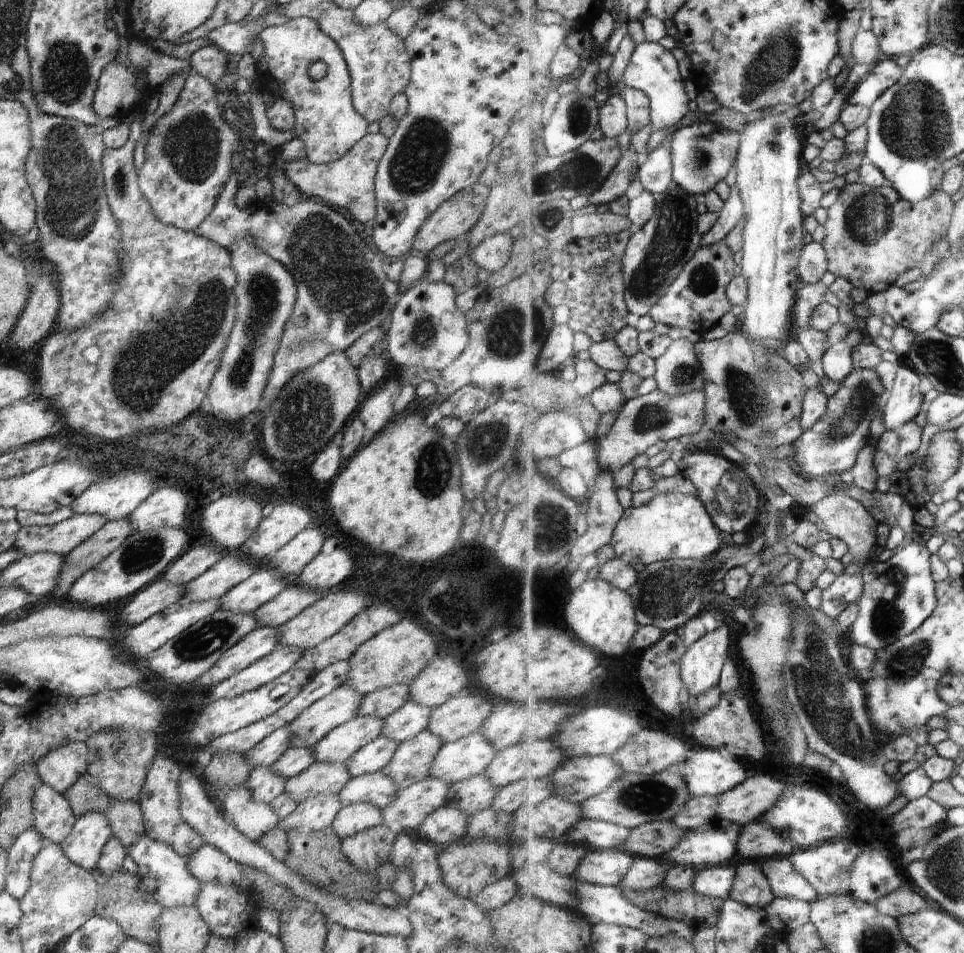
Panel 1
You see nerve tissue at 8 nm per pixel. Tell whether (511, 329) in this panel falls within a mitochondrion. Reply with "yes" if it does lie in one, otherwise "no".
yes

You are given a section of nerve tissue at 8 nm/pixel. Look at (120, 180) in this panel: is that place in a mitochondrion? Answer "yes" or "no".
yes

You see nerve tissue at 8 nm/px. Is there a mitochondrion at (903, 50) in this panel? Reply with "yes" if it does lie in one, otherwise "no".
no

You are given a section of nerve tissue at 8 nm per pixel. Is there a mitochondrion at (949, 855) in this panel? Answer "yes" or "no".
yes

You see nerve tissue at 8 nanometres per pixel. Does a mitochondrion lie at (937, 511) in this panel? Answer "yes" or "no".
no

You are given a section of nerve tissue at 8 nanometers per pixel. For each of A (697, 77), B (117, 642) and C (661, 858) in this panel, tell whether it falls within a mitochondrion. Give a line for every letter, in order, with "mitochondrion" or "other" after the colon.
A: other
B: other
C: other

